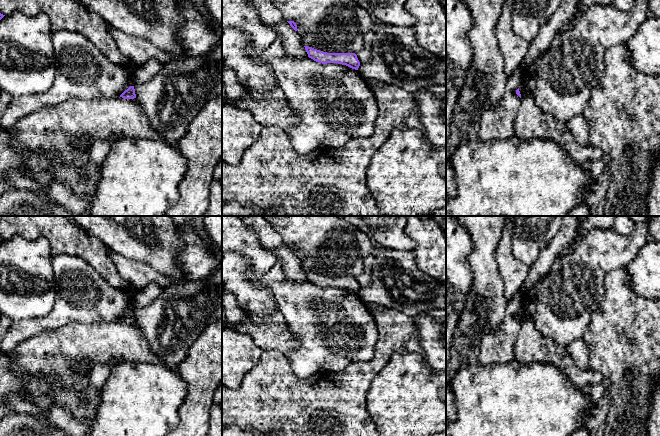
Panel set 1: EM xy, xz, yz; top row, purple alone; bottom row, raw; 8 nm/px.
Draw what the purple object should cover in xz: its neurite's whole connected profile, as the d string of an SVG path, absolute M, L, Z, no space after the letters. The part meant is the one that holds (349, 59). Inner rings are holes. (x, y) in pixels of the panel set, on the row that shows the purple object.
M304 46L308 54L308 57L316 62L327 64L327 63L338 63L346 65L352 69L358 70L360 62L355 53L327 53L312 47Z

